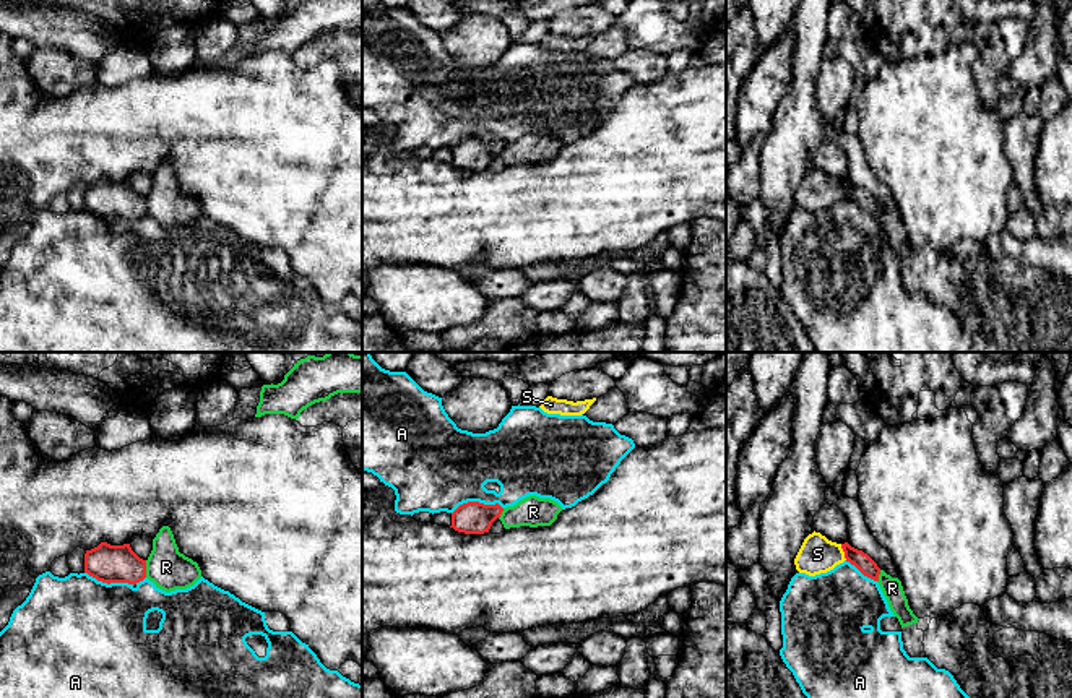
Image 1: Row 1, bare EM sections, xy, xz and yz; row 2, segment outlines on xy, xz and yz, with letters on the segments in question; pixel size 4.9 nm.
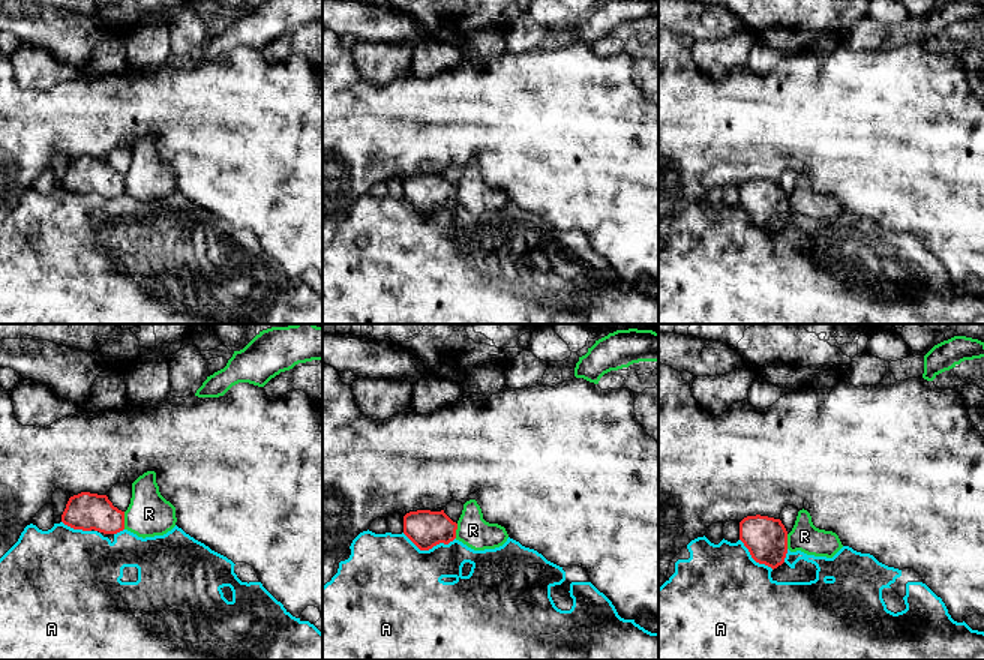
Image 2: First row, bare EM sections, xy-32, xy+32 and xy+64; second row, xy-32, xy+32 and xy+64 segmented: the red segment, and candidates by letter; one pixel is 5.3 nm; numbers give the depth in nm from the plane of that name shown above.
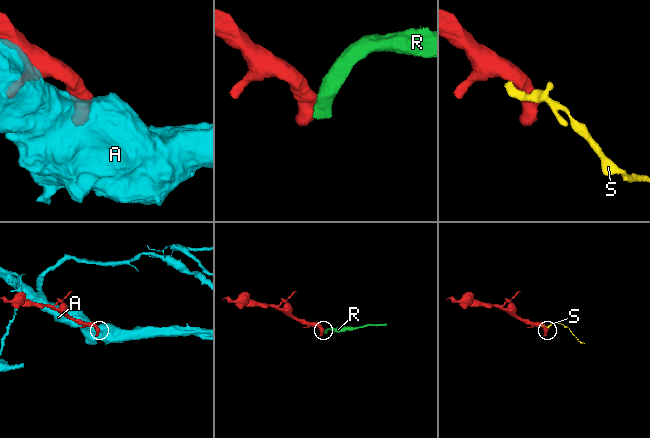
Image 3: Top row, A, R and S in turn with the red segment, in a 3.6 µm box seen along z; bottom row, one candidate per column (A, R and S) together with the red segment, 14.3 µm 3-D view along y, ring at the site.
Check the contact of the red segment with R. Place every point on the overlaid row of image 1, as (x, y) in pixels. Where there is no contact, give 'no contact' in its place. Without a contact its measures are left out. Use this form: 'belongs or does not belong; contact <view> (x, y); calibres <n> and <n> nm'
does not belong; contact xy (145, 568); calibres 190 and 200 nm

